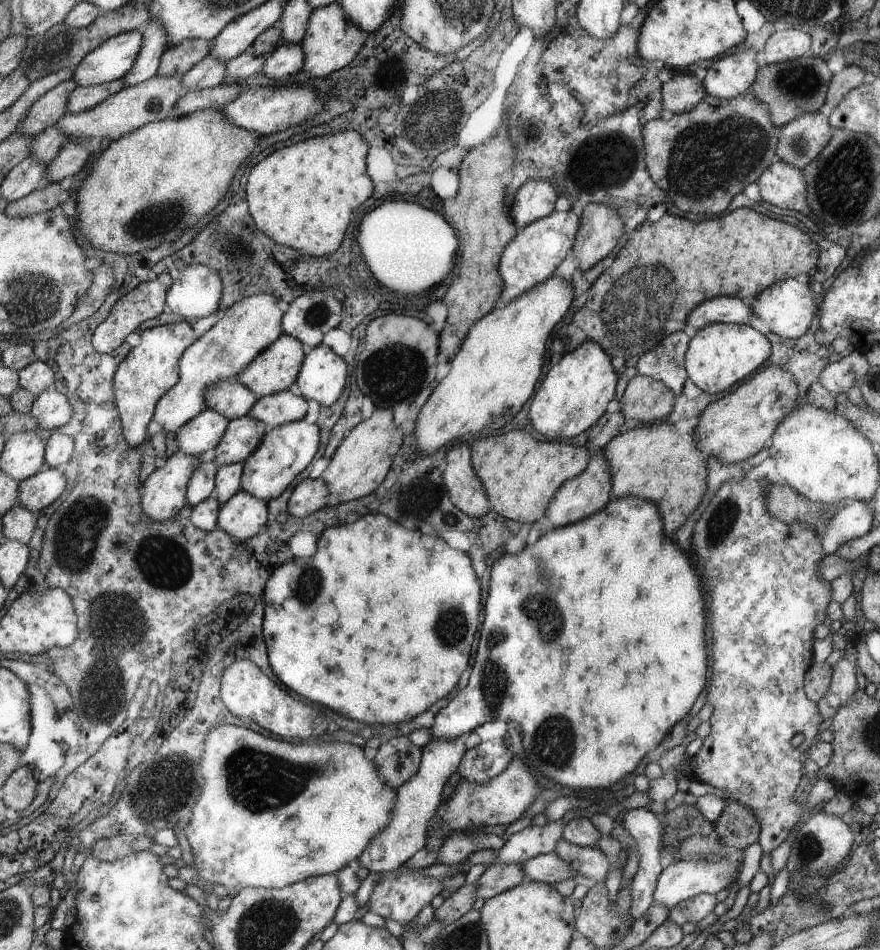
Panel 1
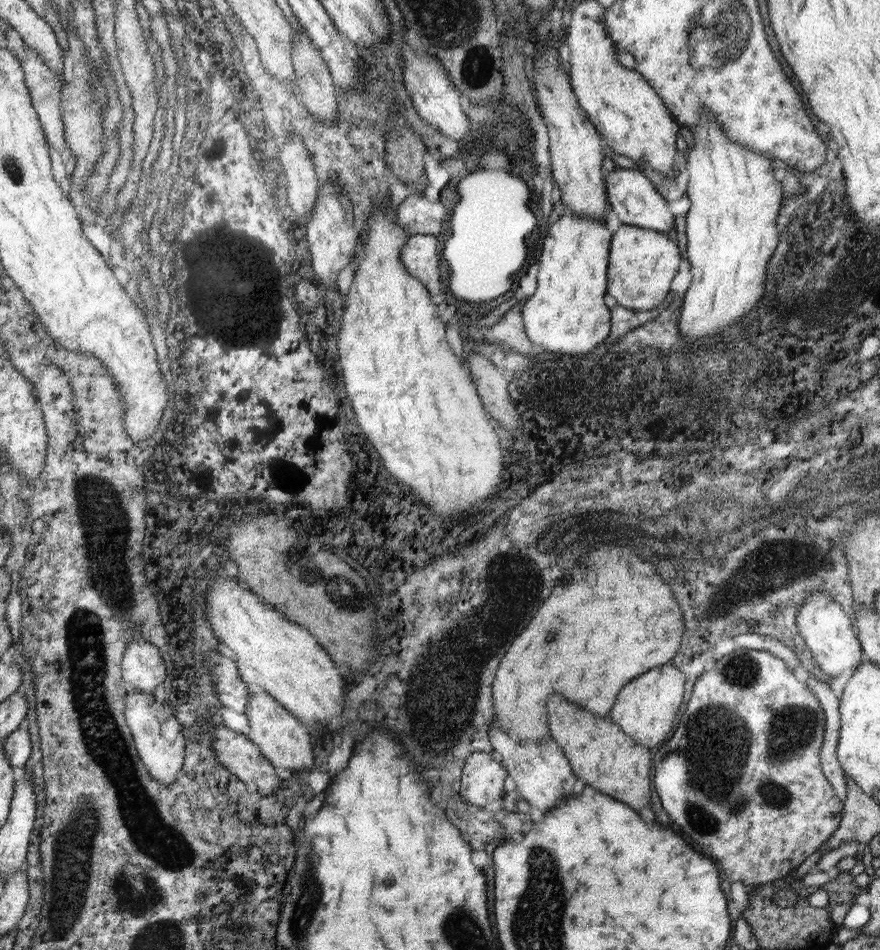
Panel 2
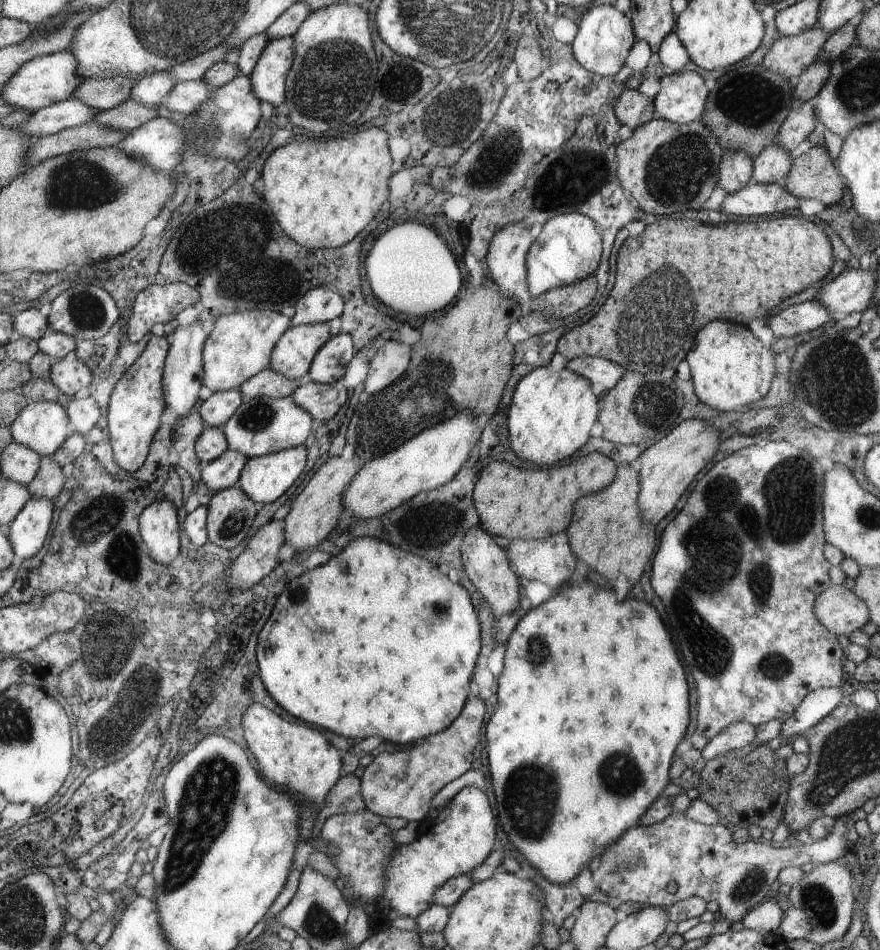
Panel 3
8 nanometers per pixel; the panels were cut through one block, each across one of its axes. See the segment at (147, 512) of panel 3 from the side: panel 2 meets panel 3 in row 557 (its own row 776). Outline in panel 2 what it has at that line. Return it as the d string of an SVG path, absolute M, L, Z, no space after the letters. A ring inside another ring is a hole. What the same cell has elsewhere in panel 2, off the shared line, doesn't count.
M128 690L130 706L126 706L125 722L130 722L130 729L134 730L134 742L138 742L137 753L142 754L142 762L146 762L146 770L154 774L154 780L170 786L176 780L176 774L182 770L184 762L184 748L186 738L182 734L182 724L174 718L172 708L168 702L160 704L152 694L142 694L138 690Z

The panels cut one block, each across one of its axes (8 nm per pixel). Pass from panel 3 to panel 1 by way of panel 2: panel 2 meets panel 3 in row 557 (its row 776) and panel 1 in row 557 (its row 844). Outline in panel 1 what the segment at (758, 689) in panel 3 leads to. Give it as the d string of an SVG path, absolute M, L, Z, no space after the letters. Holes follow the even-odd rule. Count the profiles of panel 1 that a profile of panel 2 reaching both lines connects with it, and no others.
M768 477L725 482L702 514L691 538L698 556L698 570L702 570L702 582L706 582L706 596L714 600L708 606L716 610L718 620L712 626L710 662L714 662L714 670L706 692L706 700L714 707L709 720L711 733L696 754L686 754L688 778L699 779L726 792L726 801L742 803L753 811L760 825L758 843L764 854L770 854L782 843L780 834L784 834L784 840L788 838L800 814L821 802L827 803L838 791L832 781L822 775L809 789L805 804L796 806L792 798L802 778L804 758L808 757L804 754L812 746L822 724L823 716L817 703L805 693L804 678L814 661L814 628L826 618L831 588L820 570L826 556L820 534L805 523L785 523L770 514L768 492L773 484ZM794 734L804 734L804 741L796 748L792 746Z

